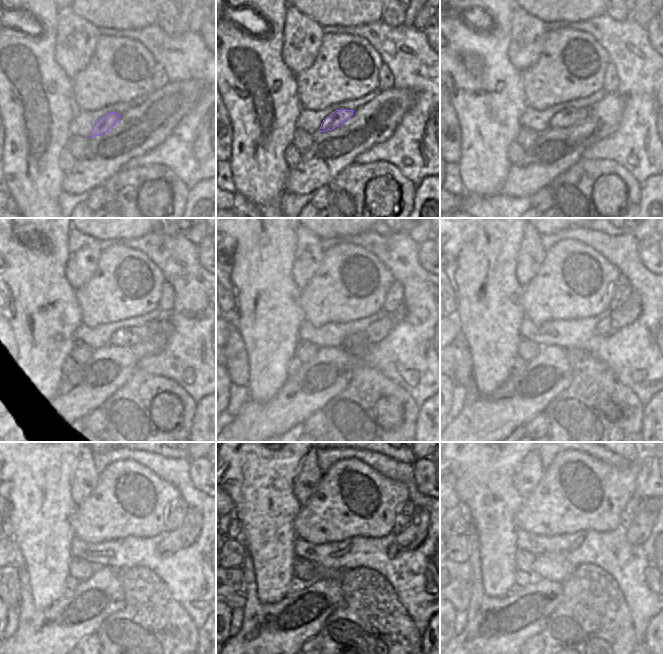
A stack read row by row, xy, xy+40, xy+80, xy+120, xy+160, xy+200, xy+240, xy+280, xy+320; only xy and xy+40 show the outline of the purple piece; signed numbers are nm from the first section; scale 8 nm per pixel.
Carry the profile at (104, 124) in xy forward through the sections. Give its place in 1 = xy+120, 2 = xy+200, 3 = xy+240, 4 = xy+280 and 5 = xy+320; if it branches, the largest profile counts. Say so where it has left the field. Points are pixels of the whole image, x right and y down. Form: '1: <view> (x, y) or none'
1: xy+120 (128, 336)
2: xy+200 (627, 314)
3: xy+240 (188, 531)
4: xy+280 (415, 532)
5: xy+320 (639, 530)

